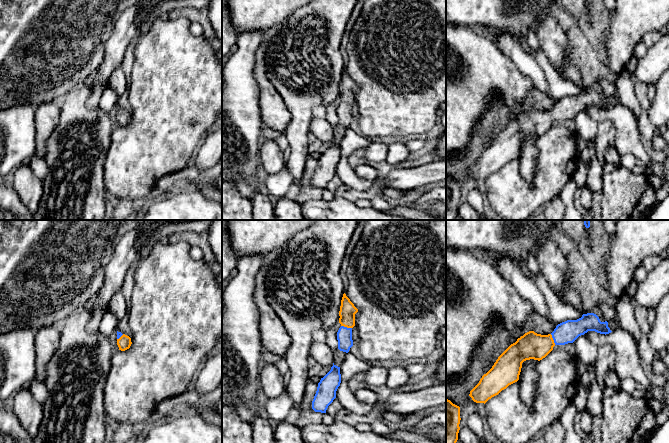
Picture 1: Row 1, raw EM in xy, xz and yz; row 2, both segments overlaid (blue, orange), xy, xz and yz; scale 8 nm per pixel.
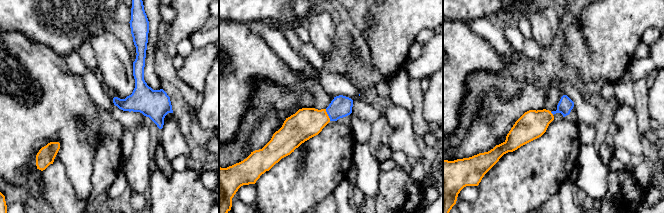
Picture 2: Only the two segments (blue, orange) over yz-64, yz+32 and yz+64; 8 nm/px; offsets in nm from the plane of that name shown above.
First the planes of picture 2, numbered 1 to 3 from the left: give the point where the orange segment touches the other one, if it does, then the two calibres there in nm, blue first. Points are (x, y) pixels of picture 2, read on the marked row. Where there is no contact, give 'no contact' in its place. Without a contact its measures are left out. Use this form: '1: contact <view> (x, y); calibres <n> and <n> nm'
1: no contact
2: contact yz+32 (328, 115); calibres 180 and 240 nm
3: contact yz+64 (552, 113); calibres 120 and 220 nm

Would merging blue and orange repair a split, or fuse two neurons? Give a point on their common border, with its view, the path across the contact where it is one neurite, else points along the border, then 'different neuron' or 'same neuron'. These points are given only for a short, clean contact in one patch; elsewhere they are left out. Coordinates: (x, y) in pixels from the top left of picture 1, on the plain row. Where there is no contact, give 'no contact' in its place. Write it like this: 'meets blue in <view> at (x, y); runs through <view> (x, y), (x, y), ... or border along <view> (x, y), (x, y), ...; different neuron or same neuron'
meets blue in xz at (346, 103); runs through xz (344, 111), (346, 103), (347, 88); same neuron

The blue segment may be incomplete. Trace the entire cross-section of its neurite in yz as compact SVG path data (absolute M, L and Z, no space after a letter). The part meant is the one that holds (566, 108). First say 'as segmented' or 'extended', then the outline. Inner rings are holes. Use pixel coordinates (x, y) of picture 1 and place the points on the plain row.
extended; M594 89L583 90L577 96L567 96L556 102L548 111L529 107L511 120L496 136L492 144L482 152L469 172L476 179L486 179L509 161L519 156L522 139L526 136L542 136L555 121L573 119L588 107L609 110L608 98L601 98Z

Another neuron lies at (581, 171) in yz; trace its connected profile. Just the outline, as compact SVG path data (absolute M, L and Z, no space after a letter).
M579 159L573 174L573 178L575 180L577 188L580 189L586 188L588 173L589 173L589 163Z

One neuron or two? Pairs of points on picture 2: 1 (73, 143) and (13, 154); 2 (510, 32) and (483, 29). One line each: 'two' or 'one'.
1: one
2: two

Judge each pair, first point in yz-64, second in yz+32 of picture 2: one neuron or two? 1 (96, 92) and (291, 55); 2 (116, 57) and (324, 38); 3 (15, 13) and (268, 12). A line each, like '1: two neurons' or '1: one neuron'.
1: one neuron
2: one neuron
3: one neuron

